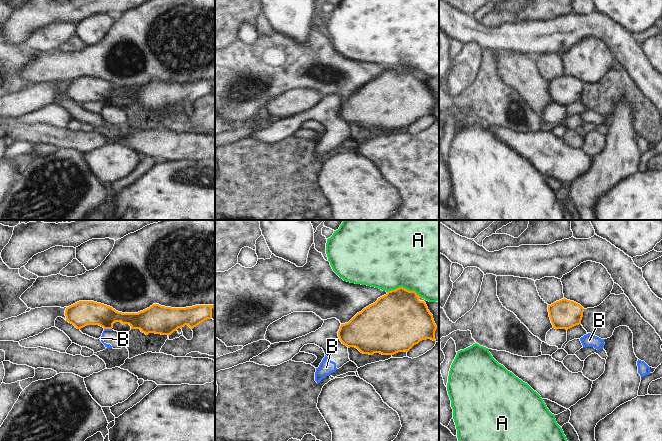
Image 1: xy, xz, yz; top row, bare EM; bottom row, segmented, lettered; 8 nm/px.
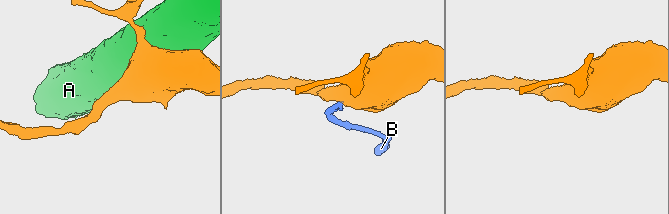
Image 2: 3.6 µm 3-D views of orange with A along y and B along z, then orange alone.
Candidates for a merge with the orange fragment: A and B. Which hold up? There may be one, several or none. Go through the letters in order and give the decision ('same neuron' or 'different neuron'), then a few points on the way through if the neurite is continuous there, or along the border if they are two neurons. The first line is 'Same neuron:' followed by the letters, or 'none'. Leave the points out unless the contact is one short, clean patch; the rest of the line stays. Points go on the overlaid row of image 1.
Same neuron: none
A: different neuron
B: different neuron; border along xy (104, 328), (111, 329)

